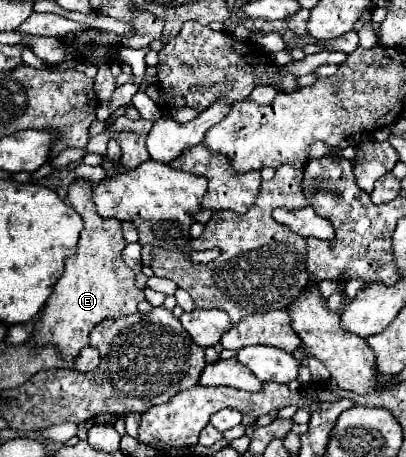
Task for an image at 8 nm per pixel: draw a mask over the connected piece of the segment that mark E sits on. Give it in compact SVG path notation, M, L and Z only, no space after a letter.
M86 179L74 181L68 189L68 201L84 221L78 253L68 257L64 275L54 285L52 295L44 305L44 313L34 325L26 345L54 345L64 357L66 369L72 369L80 351L90 345L90 331L106 319L120 319L136 313L138 303L144 301L144 291L136 289L134 273L120 257L122 249L126 247L126 241L122 239L122 223L116 219L102 219L96 213L92 201L92 183Z

